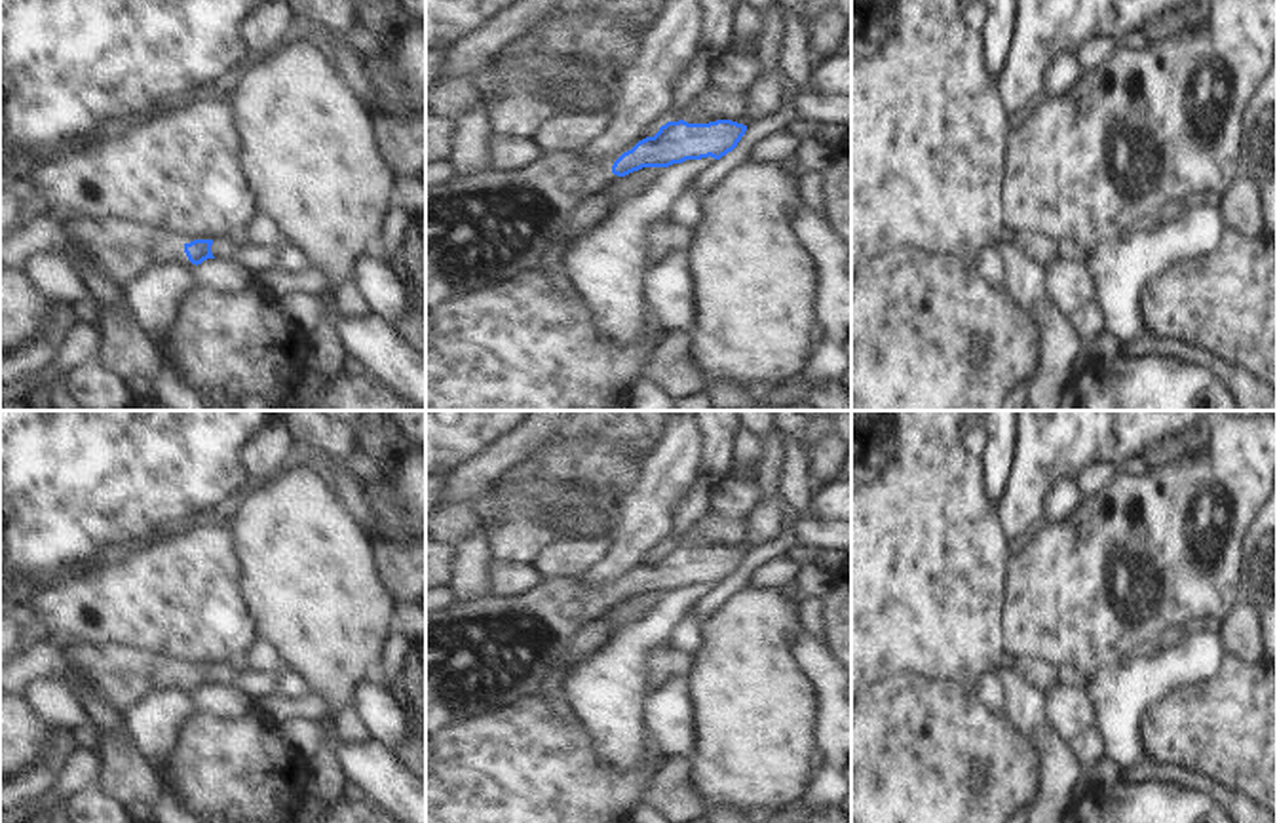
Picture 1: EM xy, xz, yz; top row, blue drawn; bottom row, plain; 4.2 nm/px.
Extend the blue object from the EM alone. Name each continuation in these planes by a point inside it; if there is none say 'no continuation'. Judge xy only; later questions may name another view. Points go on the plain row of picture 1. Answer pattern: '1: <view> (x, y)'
1: xy (124, 675)

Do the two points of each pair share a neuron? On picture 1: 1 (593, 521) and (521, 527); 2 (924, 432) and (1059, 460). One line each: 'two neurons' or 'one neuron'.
1: one neuron
2: two neurons

